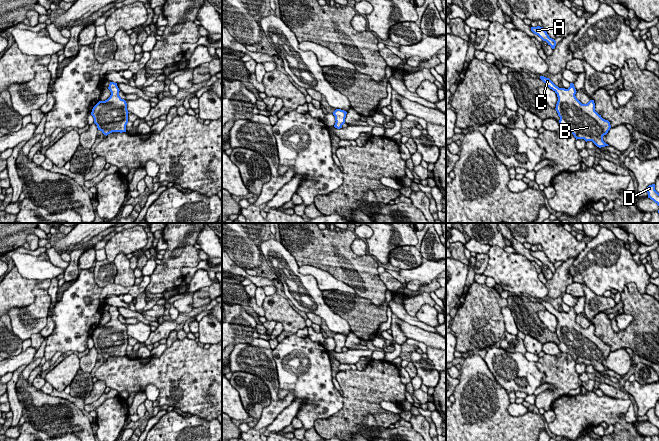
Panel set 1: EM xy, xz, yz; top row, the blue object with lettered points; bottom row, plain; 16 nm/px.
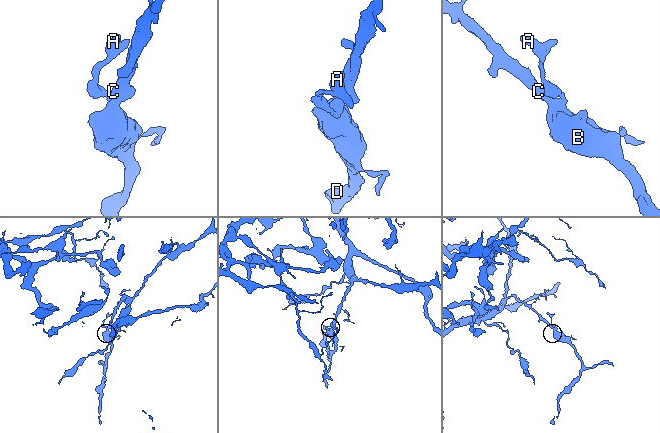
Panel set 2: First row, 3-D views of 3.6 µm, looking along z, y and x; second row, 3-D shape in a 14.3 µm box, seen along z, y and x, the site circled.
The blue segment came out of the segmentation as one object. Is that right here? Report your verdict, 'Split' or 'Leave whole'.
Leave whole

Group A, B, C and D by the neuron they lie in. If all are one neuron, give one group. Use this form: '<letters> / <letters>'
A B C D

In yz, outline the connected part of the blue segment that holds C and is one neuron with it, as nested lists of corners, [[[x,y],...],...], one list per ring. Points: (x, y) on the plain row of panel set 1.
[[[540,300],[540,303],[557,318],[555,333],[560,341],[561,352],[570,354],[576,364],[592,365],[599,372],[609,370],[603,365],[603,360],[608,357],[611,349],[595,335],[594,324],[582,328],[575,320],[577,315],[573,307],[565,313],[559,312],[544,300]]]

